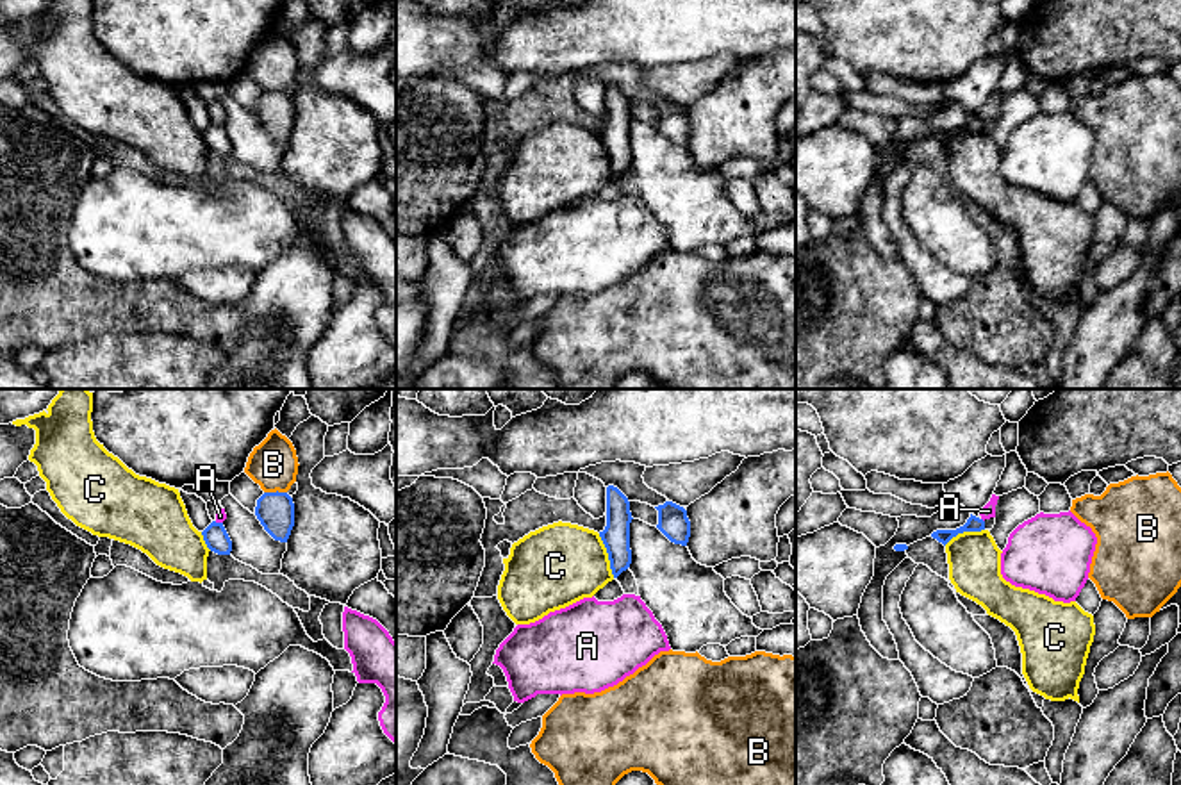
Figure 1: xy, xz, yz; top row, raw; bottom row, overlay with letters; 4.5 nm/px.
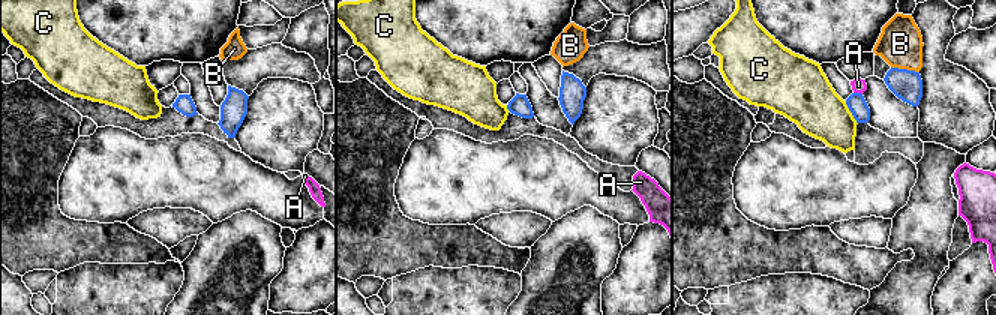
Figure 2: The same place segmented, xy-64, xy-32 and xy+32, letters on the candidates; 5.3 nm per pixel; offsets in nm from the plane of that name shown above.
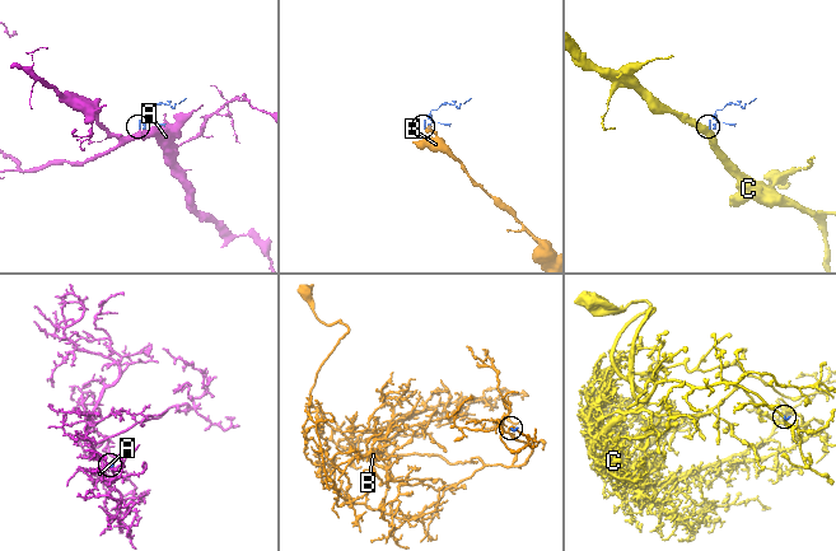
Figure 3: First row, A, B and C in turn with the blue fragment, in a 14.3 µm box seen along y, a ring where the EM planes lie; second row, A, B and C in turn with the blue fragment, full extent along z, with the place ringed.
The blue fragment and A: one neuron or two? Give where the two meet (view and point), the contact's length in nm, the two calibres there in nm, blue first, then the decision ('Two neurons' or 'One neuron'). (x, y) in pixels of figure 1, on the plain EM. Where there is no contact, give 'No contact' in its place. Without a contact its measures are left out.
Touches blue at xy (218, 123). Shared border 40 nm. Thickness 110 nm (blue) against 50 nm. Two neurons

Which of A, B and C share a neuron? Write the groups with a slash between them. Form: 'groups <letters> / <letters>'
groups A / B / C

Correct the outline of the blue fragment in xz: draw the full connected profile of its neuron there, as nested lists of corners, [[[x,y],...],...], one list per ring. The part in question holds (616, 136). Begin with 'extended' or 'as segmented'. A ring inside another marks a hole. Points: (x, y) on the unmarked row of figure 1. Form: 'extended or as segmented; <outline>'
as segmented; [[[614,86],[607,87],[607,127],[599,132],[599,137],[607,148],[610,169],[614,178],[626,171],[632,164],[630,150],[630,123],[632,123],[630,102]]]

